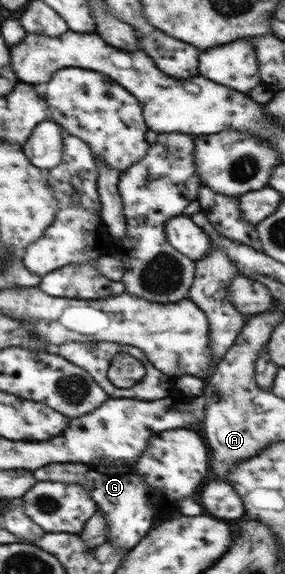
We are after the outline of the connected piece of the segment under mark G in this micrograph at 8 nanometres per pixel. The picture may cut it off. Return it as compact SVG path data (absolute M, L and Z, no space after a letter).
M56 463L40 467L33 475L38 482L61 482L87 488L90 498L104 512L109 524L108 542L112 542L114 546L130 551L153 528L152 521L156 510L152 507L150 498L154 490L151 490L144 478L137 473L134 465L116 467L100 464L96 467L84 463Z

